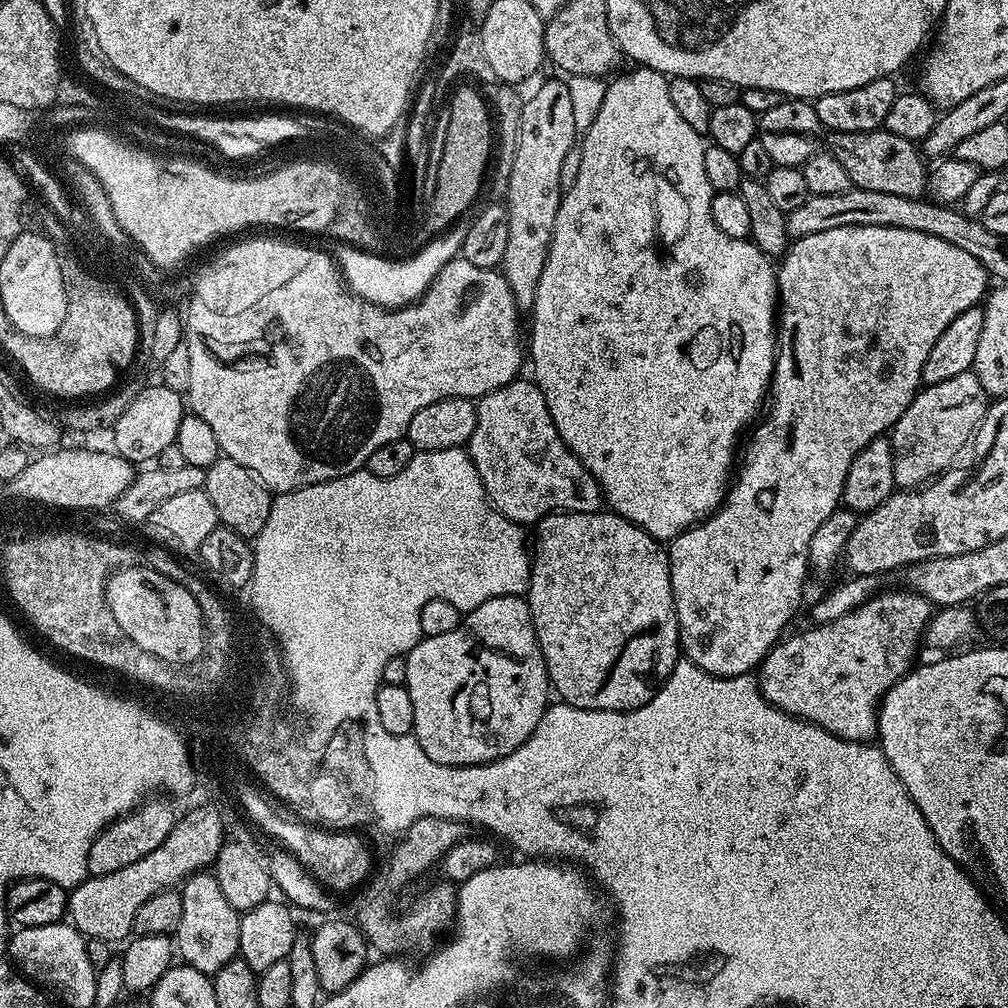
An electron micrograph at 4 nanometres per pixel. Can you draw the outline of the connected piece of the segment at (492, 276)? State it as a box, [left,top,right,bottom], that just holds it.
[186,255,526,494]

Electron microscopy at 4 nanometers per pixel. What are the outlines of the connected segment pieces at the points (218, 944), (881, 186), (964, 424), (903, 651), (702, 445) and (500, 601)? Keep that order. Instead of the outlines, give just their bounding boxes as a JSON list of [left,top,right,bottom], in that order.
[[174,871,241,978],[830,130,930,198],[890,372,988,490],[759,591,934,744],[530,67,778,542],[406,596,550,764]]

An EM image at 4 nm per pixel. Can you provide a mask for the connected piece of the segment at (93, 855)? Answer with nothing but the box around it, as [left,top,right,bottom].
[88,798,178,876]

